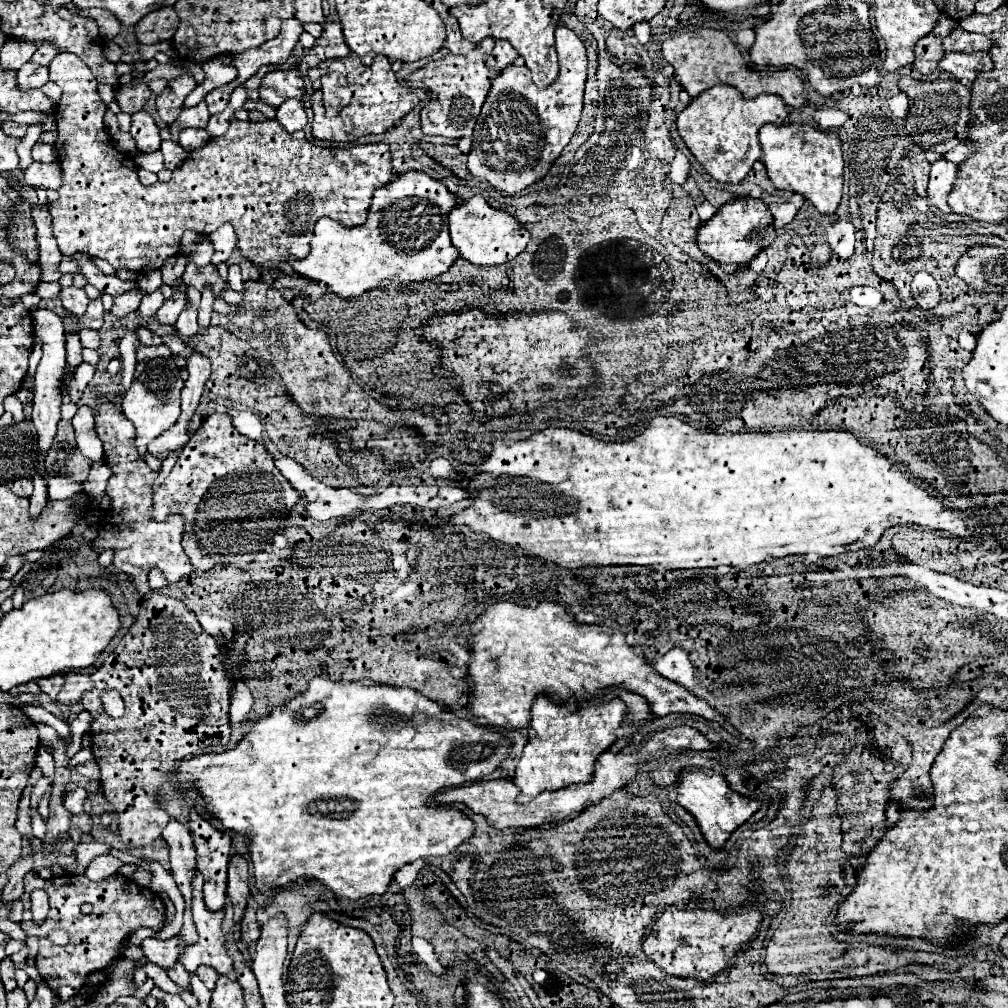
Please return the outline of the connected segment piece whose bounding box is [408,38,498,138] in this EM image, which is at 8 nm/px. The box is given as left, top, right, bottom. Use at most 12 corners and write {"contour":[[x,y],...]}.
{"contour":[[494,40],[408,76],[430,94],[428,136],[472,136],[496,70]]}

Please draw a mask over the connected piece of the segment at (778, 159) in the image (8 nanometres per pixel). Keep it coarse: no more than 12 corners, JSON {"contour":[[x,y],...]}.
{"contour":[[766,124],[760,144],[778,190],[822,214],[842,196],[838,134]]}

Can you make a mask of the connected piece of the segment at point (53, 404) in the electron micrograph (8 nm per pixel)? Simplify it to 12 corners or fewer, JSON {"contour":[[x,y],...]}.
{"contour":[[34,312],[42,340],[32,422],[38,460],[46,458],[62,418],[66,376],[64,324]]}

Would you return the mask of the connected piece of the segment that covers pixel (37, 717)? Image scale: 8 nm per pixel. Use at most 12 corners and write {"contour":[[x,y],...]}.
{"contour":[[32,704],[22,708],[30,720],[42,722],[56,728],[66,742],[68,724],[44,710],[42,706]]}

